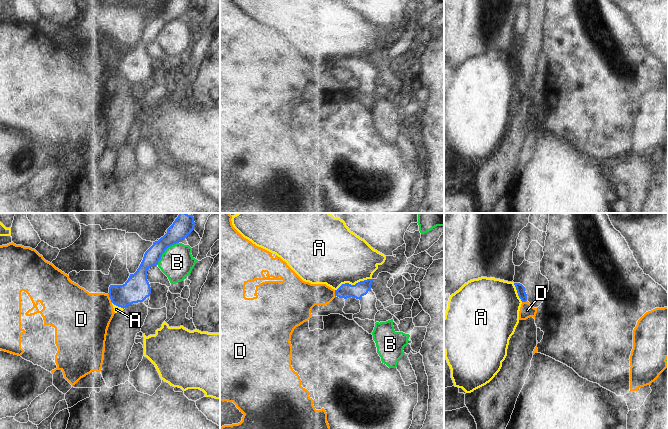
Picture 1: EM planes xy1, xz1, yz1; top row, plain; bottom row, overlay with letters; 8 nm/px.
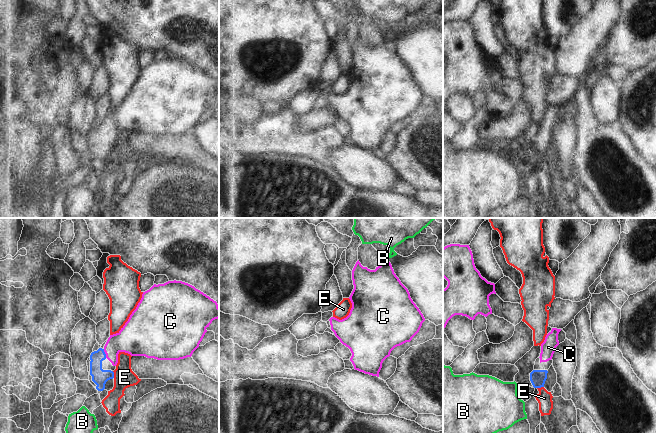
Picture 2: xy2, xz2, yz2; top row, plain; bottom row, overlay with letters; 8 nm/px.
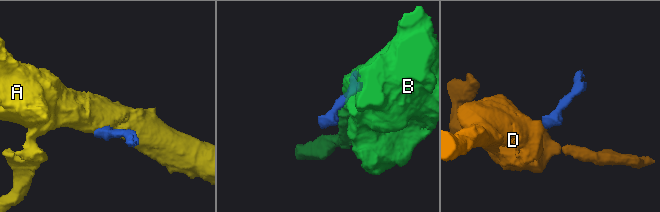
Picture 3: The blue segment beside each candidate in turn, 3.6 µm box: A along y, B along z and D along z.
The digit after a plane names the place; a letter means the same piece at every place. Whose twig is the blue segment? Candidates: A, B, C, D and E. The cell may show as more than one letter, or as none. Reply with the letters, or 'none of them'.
C

